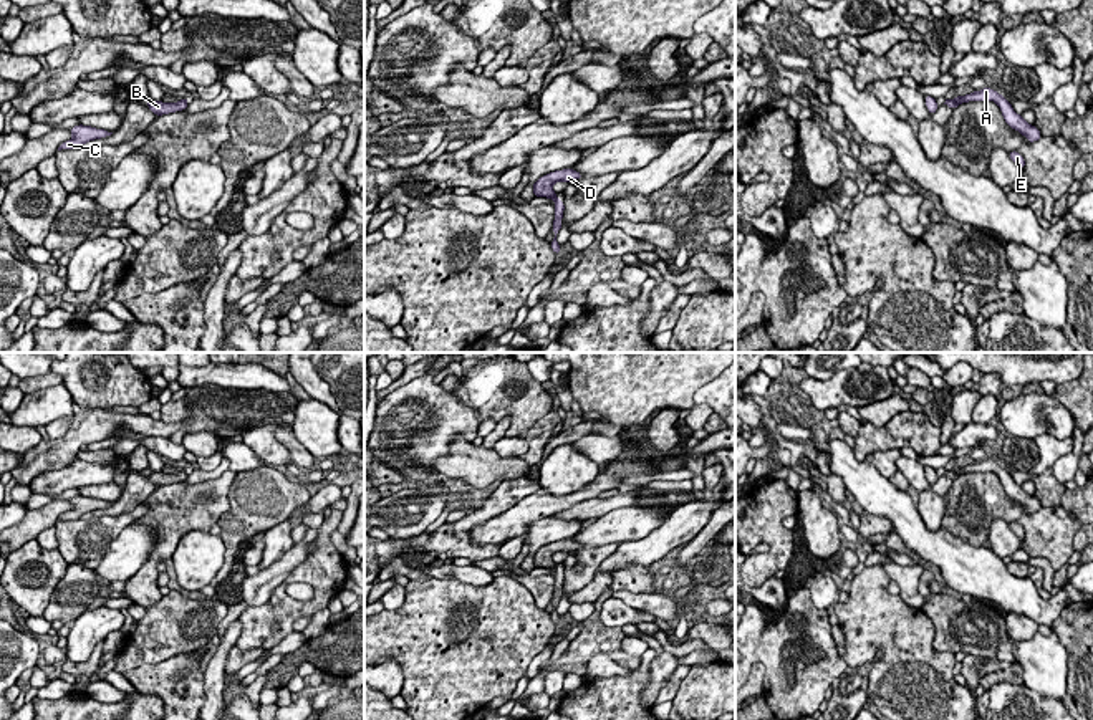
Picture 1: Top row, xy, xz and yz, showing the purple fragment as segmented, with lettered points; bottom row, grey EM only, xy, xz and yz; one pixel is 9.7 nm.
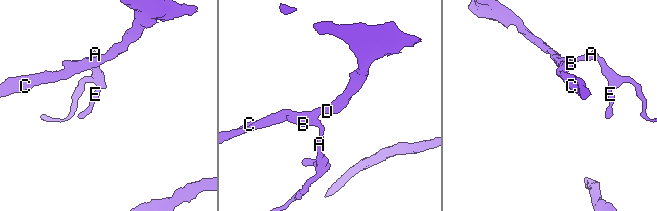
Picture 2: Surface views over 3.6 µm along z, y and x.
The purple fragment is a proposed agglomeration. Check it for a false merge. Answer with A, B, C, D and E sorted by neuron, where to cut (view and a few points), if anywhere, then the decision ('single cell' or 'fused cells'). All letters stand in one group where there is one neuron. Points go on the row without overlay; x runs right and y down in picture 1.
A E / B C D | yz (951, 470), (958, 475) | fused cells

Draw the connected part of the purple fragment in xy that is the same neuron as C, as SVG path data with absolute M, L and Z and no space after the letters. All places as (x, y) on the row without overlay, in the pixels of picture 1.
M78 495L78 497L71 498L70 502L71 502L73 508L70 511L65 511L58 518L58 521L61 521L61 520L78 520L89 511L101 510L101 508L106 508L106 506L113 505L109 502L96 500L96 498L83 497L83 495Z

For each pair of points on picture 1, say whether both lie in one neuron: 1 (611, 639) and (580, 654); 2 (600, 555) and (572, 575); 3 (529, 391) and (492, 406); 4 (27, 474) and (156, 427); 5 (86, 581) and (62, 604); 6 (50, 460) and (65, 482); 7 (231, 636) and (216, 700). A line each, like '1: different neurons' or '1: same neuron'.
1: same neuron
2: same neuron
3: same neuron
4: same neuron
5: same neuron
6: different neurons
7: same neuron

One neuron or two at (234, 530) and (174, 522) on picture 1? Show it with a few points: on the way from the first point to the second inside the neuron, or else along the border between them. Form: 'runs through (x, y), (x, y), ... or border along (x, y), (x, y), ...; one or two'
border along (231, 504), (216, 522); two

